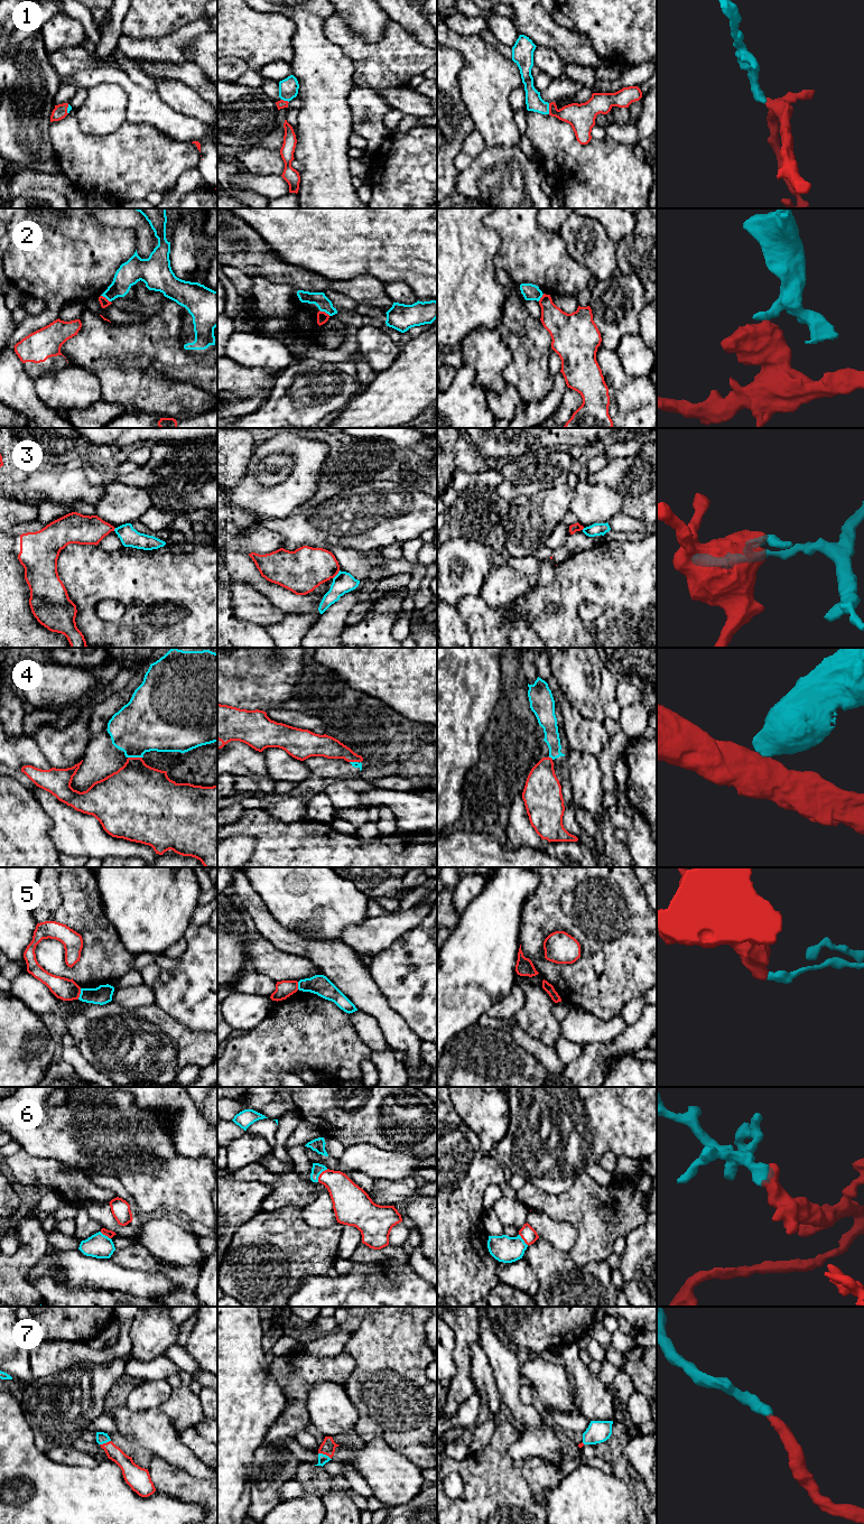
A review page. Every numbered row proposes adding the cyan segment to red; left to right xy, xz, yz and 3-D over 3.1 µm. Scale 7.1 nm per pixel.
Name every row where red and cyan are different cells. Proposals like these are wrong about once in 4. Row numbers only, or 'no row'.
2, 3, 4, 5

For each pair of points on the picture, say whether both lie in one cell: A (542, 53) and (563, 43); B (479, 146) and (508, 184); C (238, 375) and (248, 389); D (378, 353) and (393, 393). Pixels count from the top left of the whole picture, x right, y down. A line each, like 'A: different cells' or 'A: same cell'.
A: different cells
B: different cells
C: same cell
D: different cells

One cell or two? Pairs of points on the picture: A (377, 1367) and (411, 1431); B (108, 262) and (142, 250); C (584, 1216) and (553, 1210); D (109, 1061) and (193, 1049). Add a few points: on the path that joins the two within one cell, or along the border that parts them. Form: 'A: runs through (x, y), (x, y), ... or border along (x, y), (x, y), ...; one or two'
A: runs through (389, 1383), (396, 1401), (405, 1410), (406, 1415); one
B: border along (120, 228), (132, 232), (136, 249); two
C: runs through (576, 1210), (560, 1210); one
D: runs through (130, 1049), (172, 1049); one

